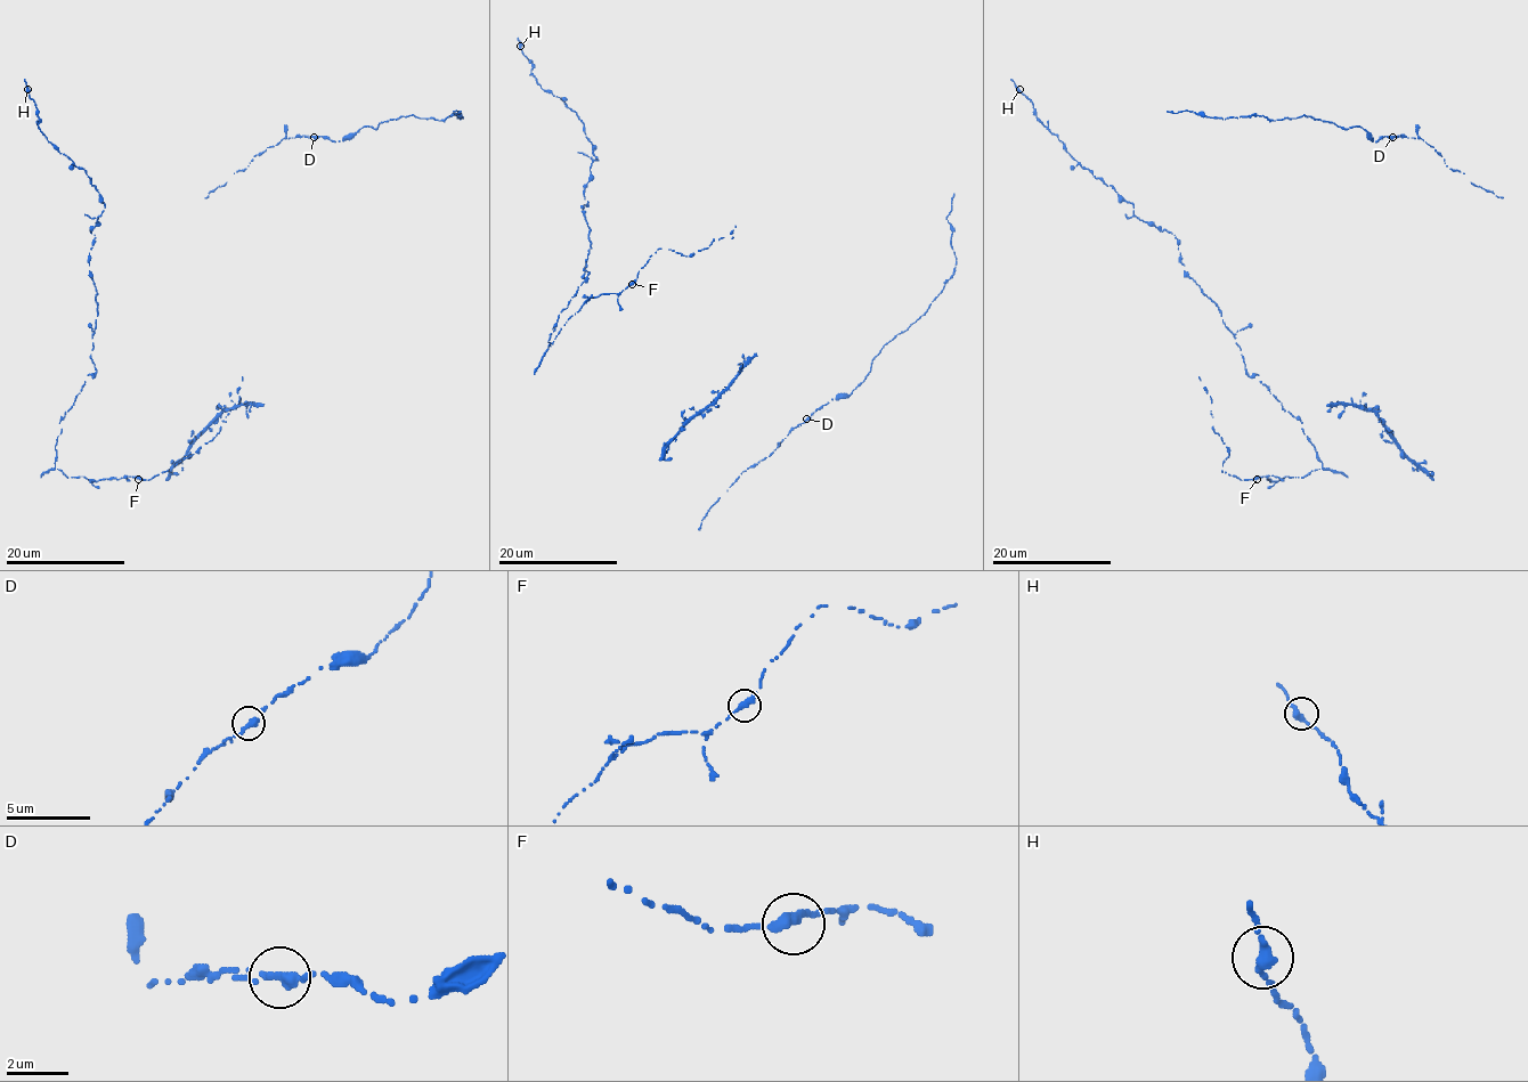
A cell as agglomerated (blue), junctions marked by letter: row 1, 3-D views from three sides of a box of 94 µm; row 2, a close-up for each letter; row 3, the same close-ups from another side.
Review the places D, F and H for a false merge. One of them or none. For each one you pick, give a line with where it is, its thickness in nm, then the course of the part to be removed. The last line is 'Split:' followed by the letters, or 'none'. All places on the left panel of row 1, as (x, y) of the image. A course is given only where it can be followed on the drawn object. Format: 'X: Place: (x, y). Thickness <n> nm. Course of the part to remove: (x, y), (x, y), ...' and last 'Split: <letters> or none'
Split: none

